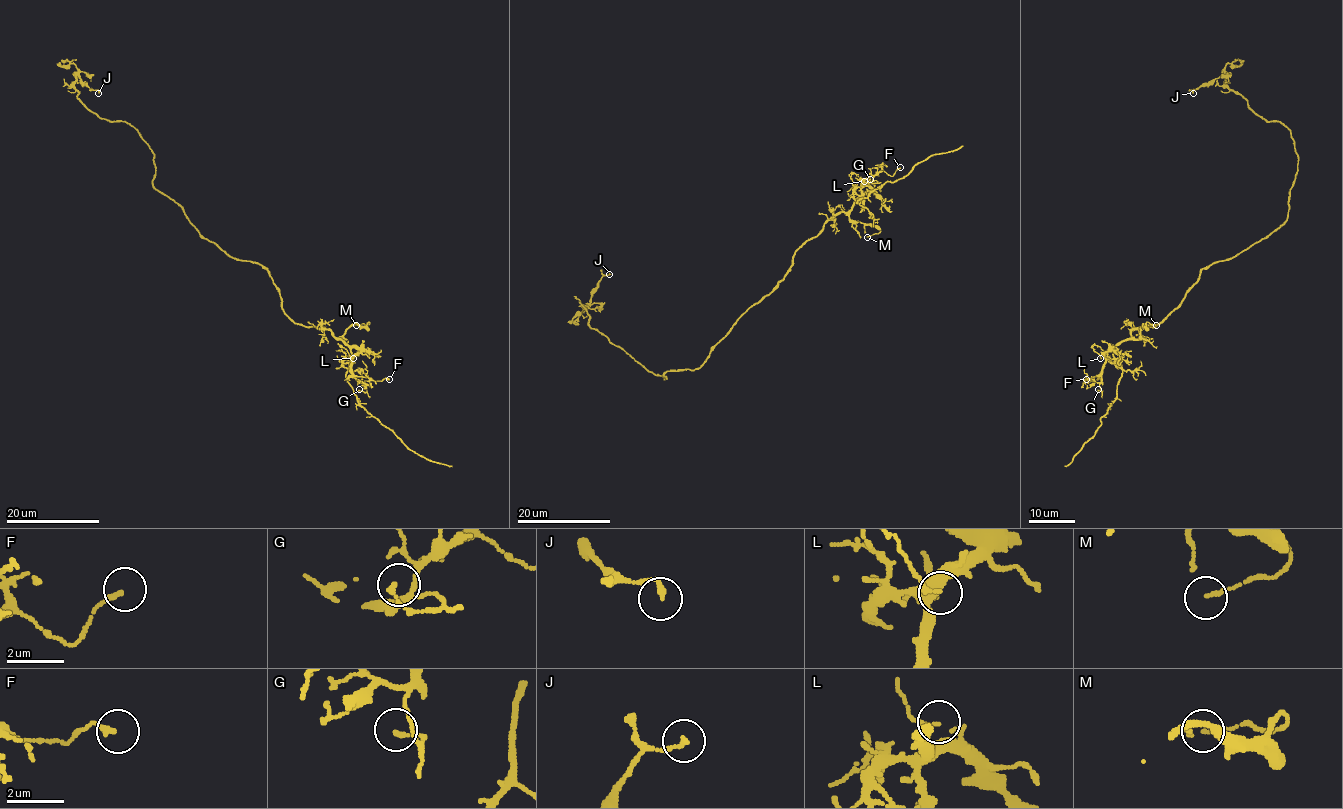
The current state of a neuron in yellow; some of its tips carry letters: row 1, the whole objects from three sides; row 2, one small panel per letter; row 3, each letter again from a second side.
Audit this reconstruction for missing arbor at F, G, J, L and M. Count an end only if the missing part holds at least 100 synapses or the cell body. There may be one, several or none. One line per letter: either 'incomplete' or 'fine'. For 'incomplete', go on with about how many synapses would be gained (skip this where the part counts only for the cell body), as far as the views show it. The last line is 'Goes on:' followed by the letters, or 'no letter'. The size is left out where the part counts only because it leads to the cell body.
F: fine
G: fine
J: fine
L: fine
M: fine
Goes on: no letter

